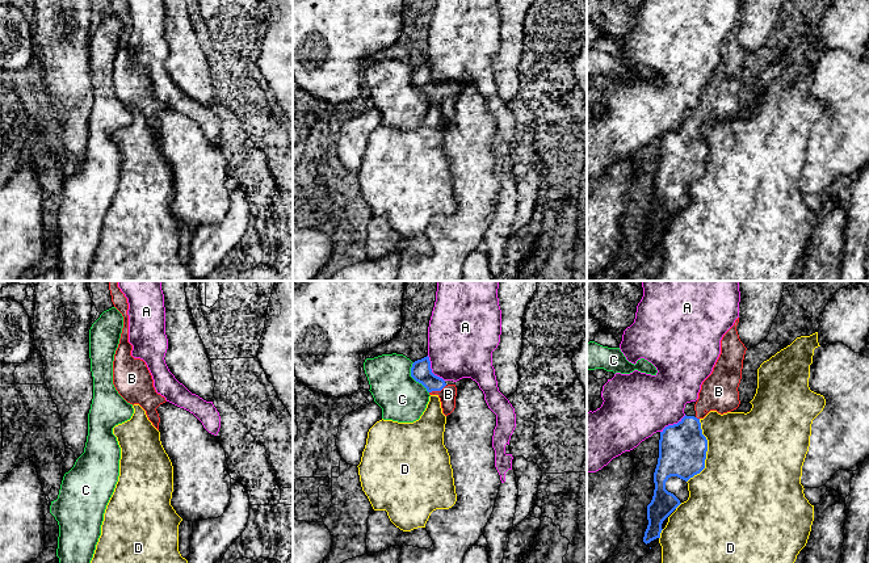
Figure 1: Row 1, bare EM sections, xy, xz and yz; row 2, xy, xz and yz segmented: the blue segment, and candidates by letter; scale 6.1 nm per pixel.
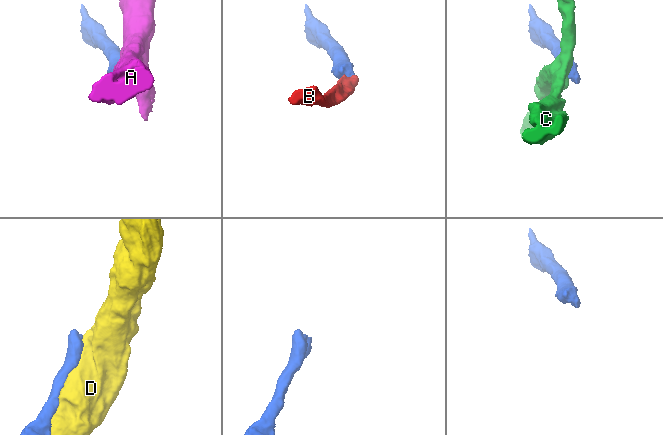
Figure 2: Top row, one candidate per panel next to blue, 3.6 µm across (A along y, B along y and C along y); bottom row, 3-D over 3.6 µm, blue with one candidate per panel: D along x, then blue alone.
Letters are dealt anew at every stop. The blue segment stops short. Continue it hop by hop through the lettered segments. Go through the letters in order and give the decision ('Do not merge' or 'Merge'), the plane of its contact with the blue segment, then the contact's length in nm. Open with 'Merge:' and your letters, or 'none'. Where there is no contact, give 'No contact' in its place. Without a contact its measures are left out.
Merge: B
A: Do not merge. Touches blue in xz. Shared border 190 nm
B: Merge. Touches blue in xz. Shared border 120 nm
C: Do not merge. Touches blue in xz. Shared border 220 nm
D: Do not merge. Touches blue in yz. Shared border 400 nm

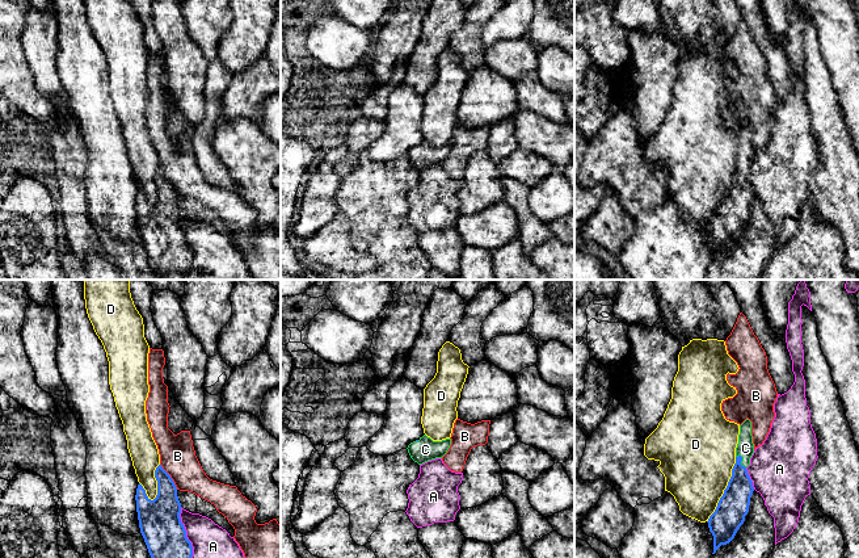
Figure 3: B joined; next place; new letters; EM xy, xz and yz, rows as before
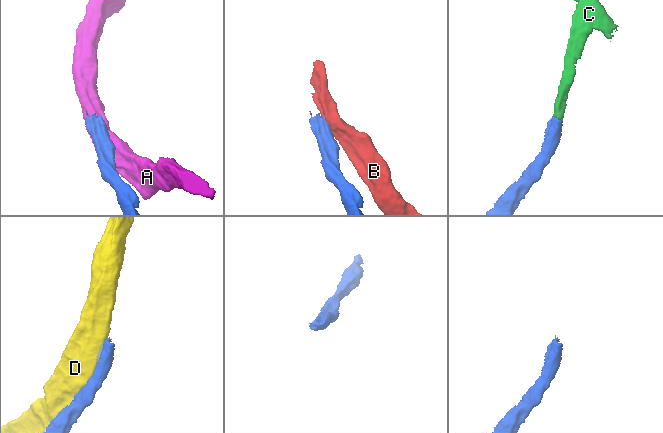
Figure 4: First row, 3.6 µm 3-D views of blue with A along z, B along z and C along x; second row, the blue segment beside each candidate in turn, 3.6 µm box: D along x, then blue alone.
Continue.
Merge: C
A: Do not merge. Touches blue in xy. Shared border 400 nm
B: Do not merge. Touches blue in xy. Shared border 190 nm
C: Merge. Touches blue in yz. Shared border 100 nm
D: Do not merge. Touches blue in yz. Shared border 440 nm

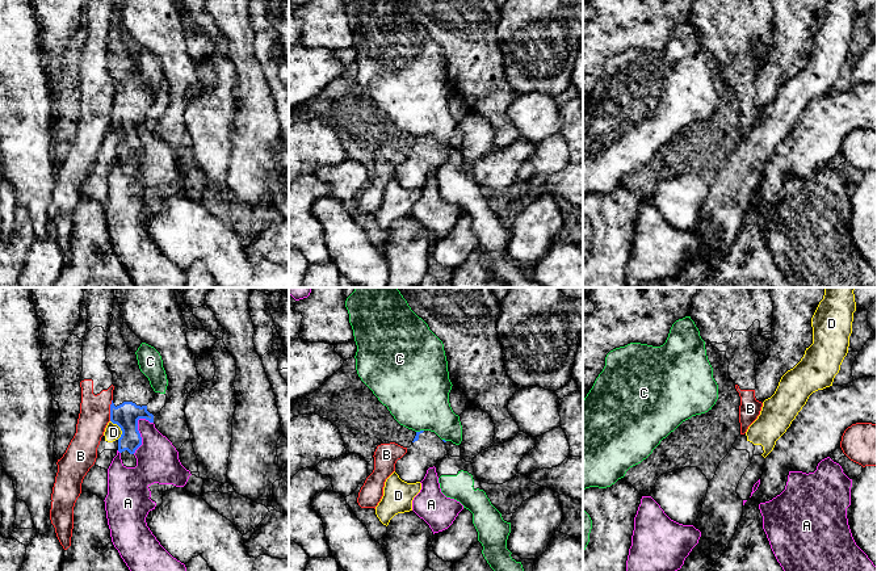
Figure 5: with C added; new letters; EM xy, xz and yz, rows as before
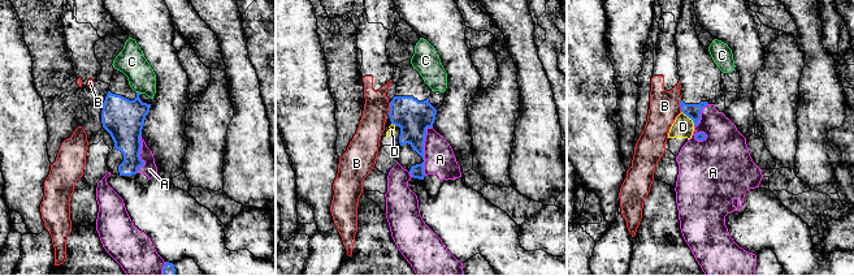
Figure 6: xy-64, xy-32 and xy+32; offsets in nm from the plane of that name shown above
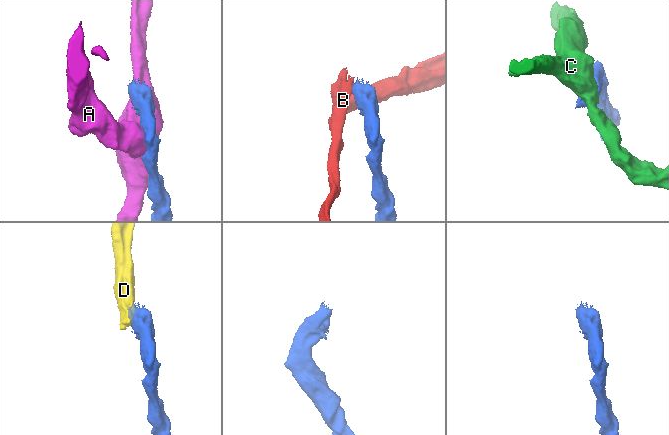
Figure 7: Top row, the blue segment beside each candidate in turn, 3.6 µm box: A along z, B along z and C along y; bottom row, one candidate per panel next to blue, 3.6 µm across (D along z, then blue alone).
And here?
Merge: none
A: Do not merge. Touches blue in xy. Shared border 240 nm
B: Do not merge. Touches blue in xy. Shared border 140 nm
C: Do not merge. Touches blue in xz. Shared border 50 nm
D: Do not merge. Touches blue in xy. Shared border 130 nm

